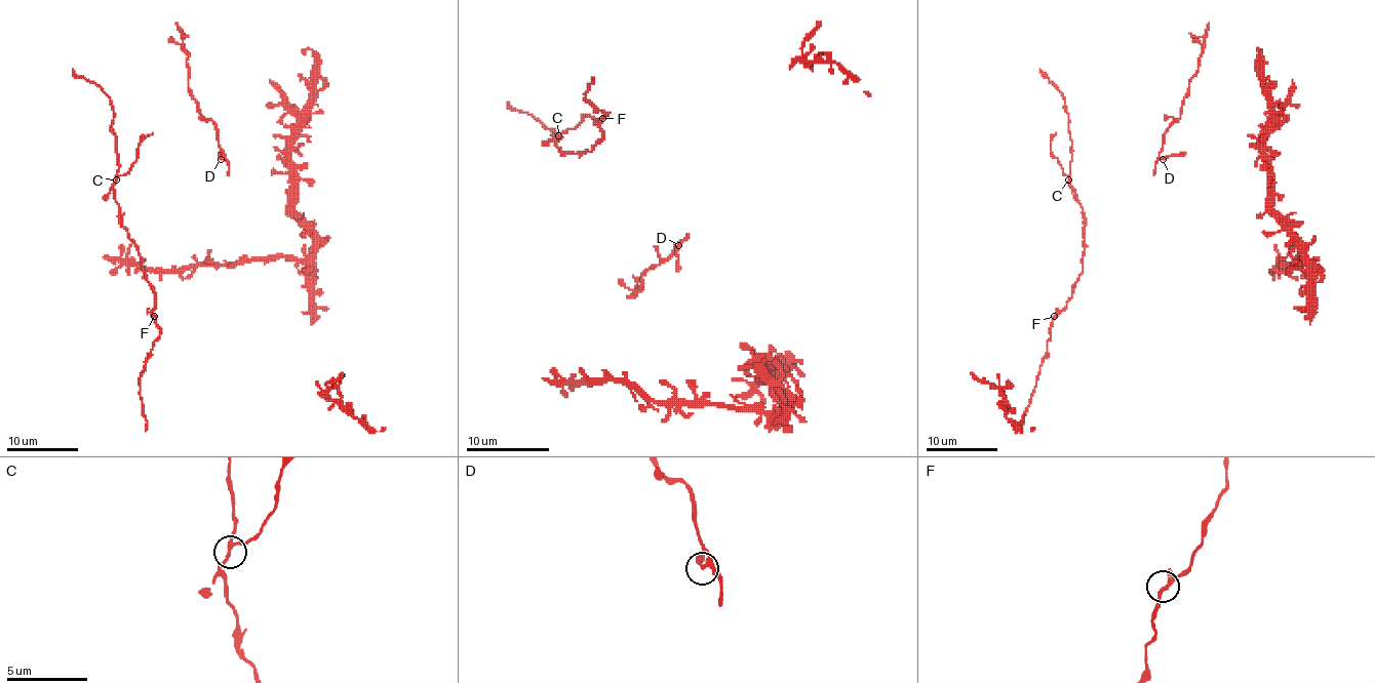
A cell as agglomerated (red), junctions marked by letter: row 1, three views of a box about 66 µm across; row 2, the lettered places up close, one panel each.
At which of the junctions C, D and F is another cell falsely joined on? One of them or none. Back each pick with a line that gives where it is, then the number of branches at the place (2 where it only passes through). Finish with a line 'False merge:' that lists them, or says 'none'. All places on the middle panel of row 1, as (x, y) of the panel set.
C: Place: (558, 135). Branches: 3
False merge: C

